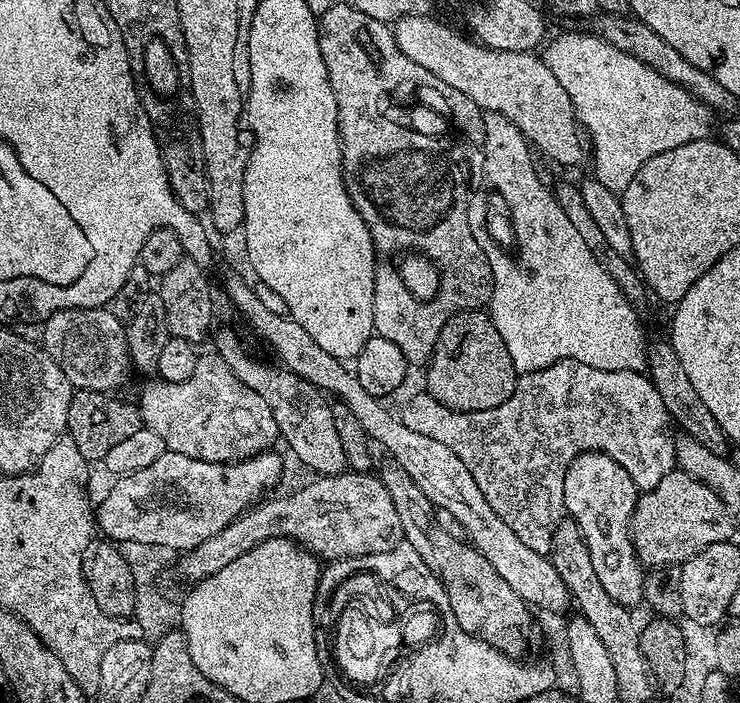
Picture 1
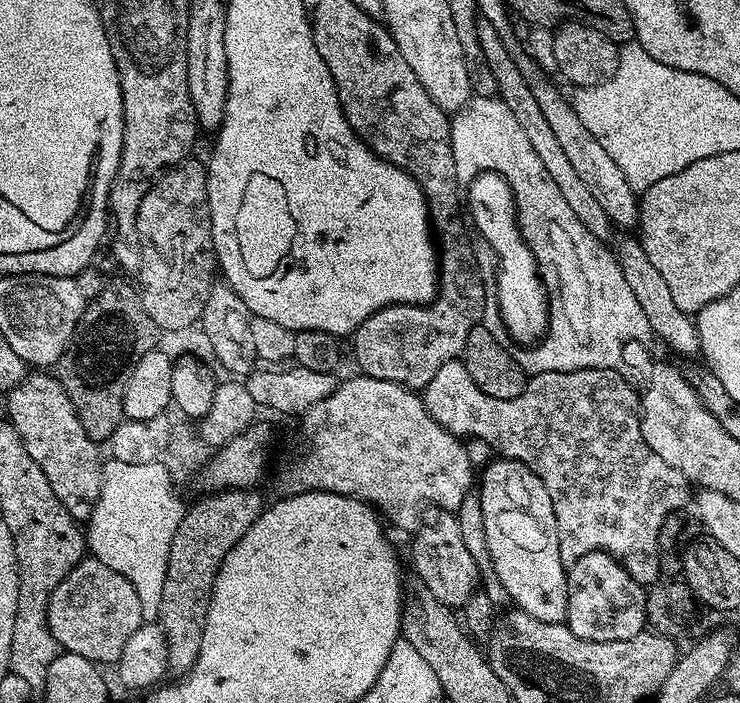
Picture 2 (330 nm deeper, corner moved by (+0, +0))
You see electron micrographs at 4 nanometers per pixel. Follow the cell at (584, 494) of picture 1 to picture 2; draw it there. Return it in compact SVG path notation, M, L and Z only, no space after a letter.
M591 552L574 566L568 573L568 618L567 626L578 638L586 638L590 642L618 642L626 638L634 638L646 628L646 588L639 584L624 568L620 561L614 559L611 552Z

